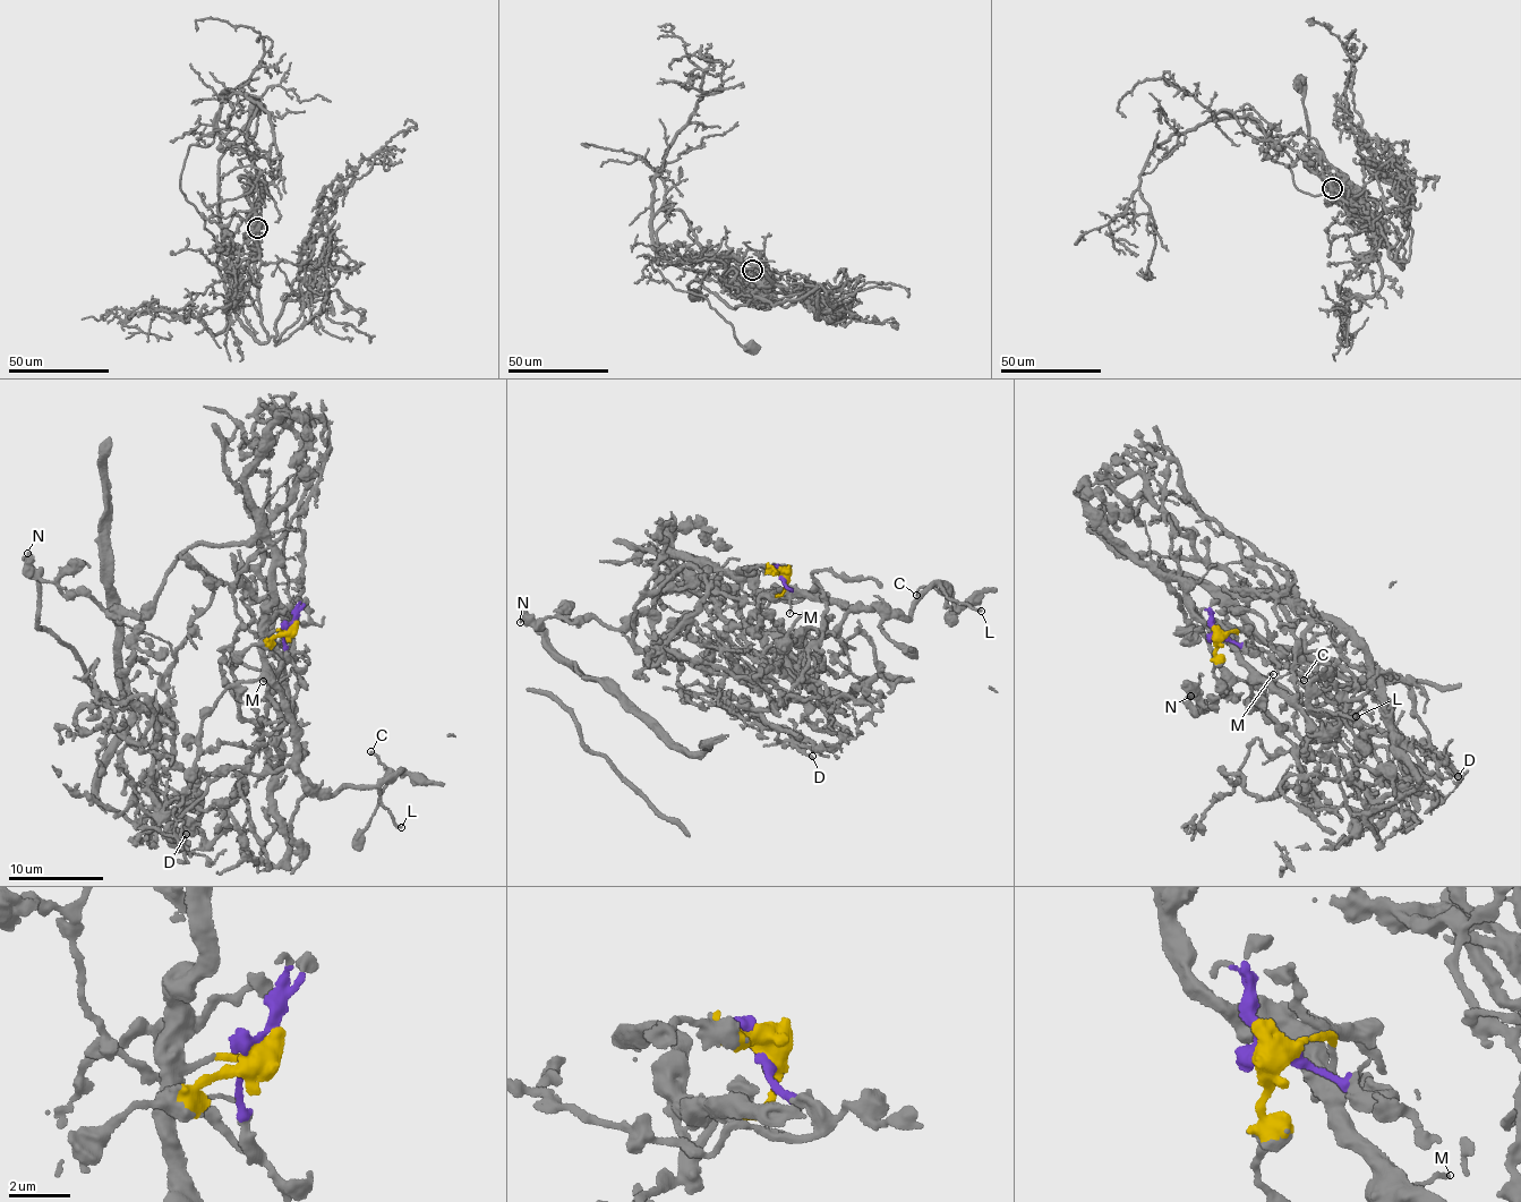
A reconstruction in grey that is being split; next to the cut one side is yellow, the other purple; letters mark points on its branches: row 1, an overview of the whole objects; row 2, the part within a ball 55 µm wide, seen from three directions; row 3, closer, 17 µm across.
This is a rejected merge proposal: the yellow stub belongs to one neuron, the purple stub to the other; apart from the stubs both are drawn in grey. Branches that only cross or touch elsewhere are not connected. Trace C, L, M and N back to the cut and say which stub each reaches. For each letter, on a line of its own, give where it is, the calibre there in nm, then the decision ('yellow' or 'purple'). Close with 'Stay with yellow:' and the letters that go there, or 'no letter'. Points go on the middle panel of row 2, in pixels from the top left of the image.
C: at (916, 595); 120 nm thick; yellow
L: at (981, 611); 200 nm thick; yellow
M: at (789, 613); 140 nm thick; yellow
N: at (520, 622); 360 nm thick; yellow
Stay with yellow: C, L, M, N

